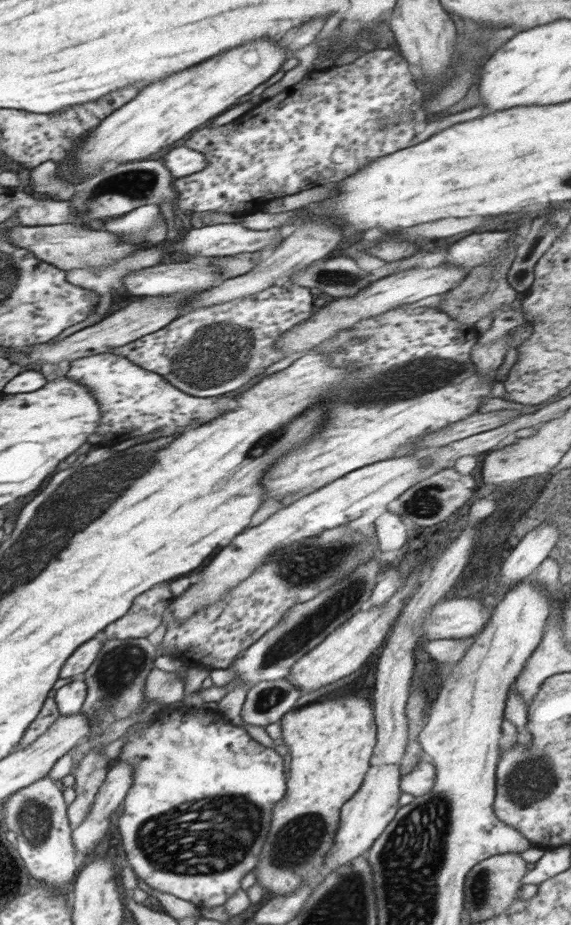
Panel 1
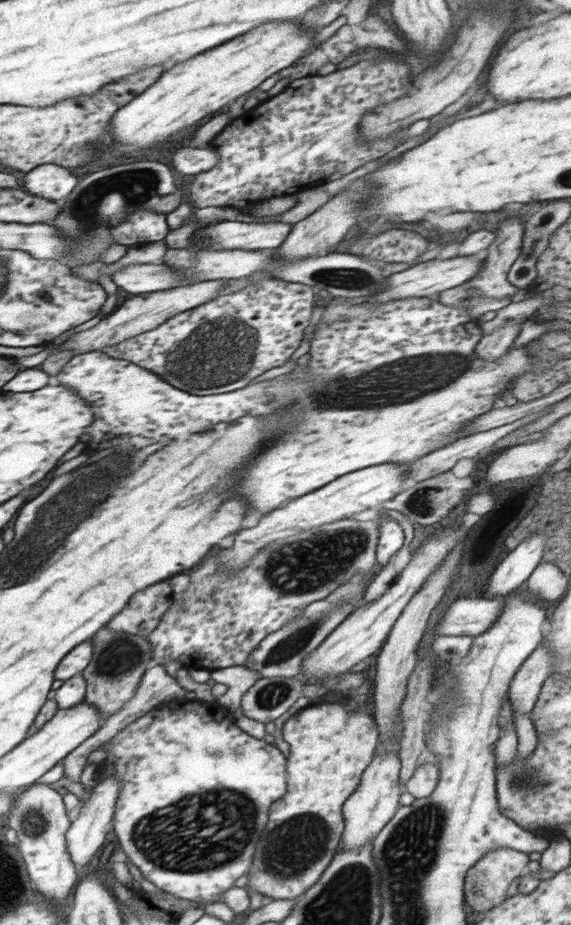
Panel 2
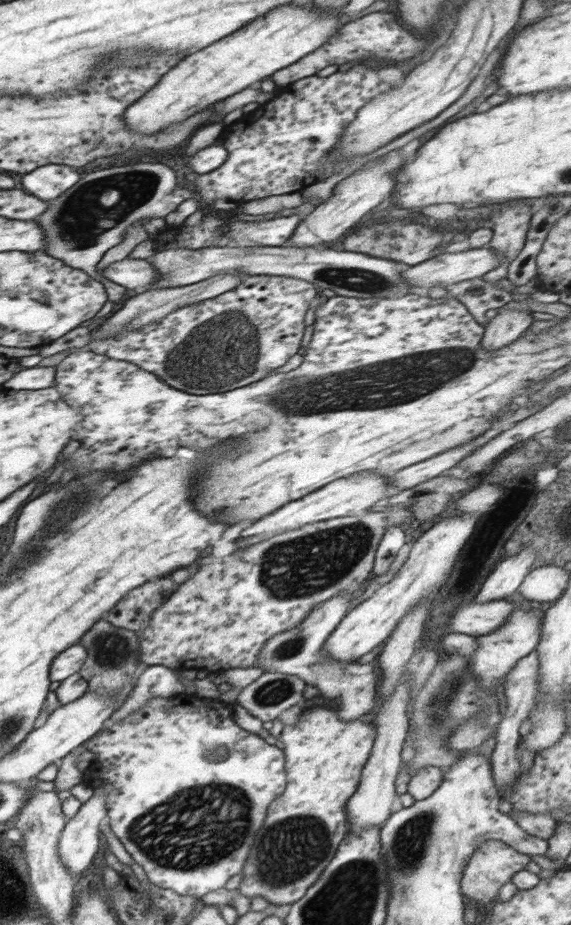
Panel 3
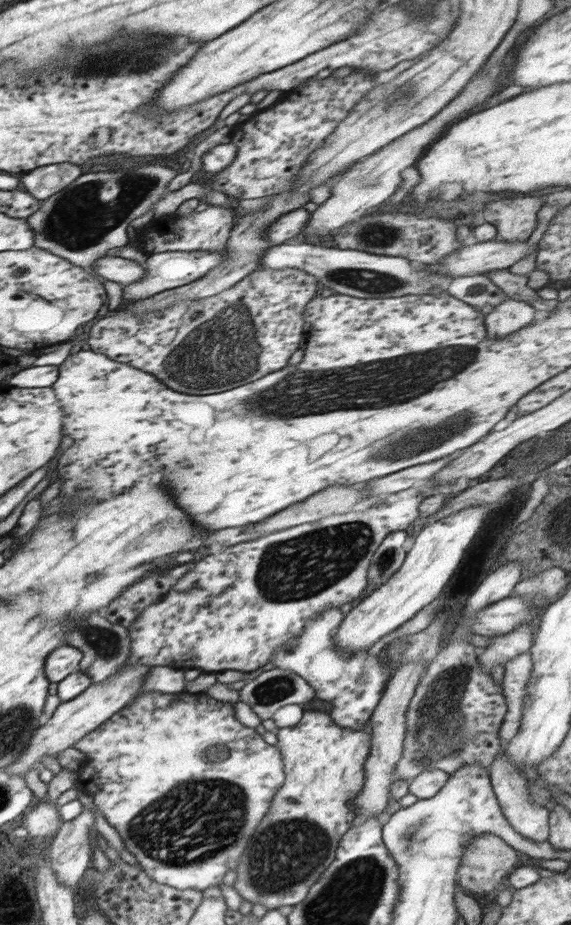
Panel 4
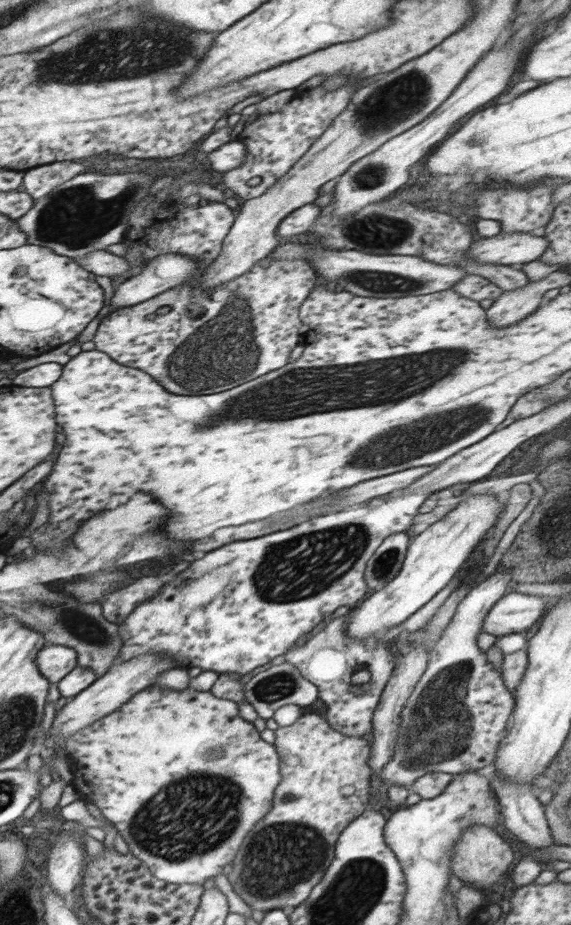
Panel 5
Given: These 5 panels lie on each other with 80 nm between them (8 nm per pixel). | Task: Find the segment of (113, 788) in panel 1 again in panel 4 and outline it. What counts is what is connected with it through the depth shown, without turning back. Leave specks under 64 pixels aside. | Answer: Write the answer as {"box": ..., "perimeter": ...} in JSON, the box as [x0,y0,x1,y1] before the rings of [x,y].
{"box":[51,808,96,889],"perimeter":[[[86,808],[72,821],[63,825],[51,842],[51,865],[60,886],[75,889],[89,871],[96,845],[94,812]]]}

